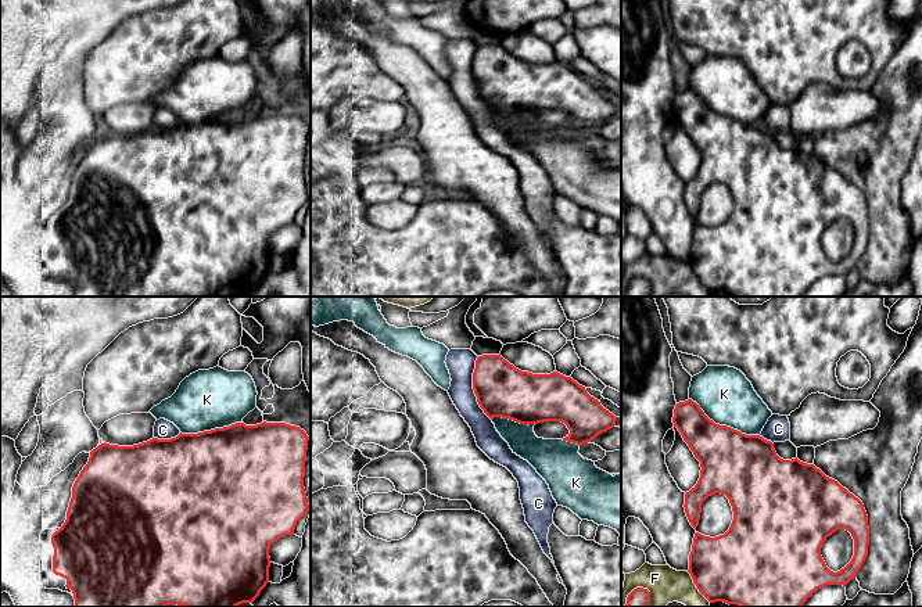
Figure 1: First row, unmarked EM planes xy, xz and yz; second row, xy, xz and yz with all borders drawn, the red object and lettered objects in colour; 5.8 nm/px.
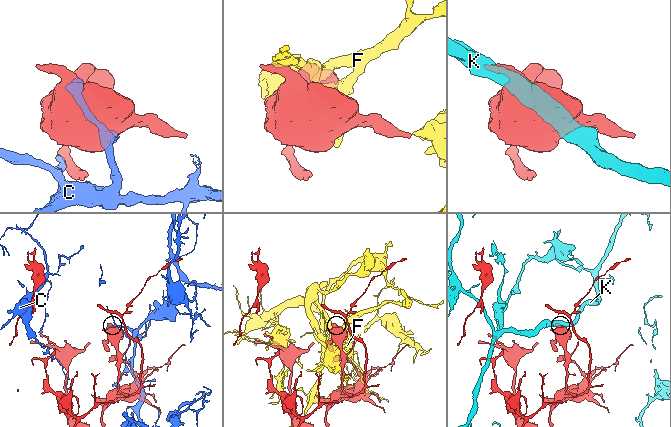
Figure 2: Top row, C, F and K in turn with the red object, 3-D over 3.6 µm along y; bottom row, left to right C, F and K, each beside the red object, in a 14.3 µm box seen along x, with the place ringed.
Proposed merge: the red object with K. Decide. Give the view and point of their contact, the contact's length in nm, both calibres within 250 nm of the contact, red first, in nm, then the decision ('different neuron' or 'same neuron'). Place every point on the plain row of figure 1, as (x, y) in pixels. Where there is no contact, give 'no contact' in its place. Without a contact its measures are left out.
yz (724, 115) | 460 nm | 380/320 nm | same neuron

